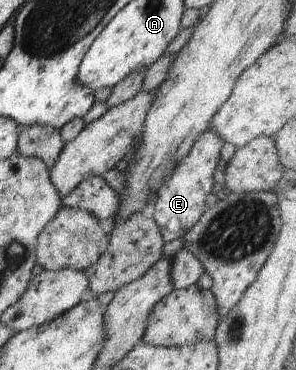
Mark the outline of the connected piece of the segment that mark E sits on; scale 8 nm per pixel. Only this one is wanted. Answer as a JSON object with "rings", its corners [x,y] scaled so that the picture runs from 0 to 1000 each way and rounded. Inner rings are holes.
{"rings":[[[696,349],[689,359],[676,359],[676,370],[662,376],[642,414],[588,451],[581,473],[568,484],[554,484],[547,505],[530,519],[530,549],[510,554],[503,576],[510,592],[520,592],[541,635],[554,641],[564,659],[635,630],[669,597],[686,586],[696,570],[696,535],[713,522],[723,503],[723,465],[747,430],[743,408],[757,392],[757,376],[743,365],[730,365],[716,349]]]}

